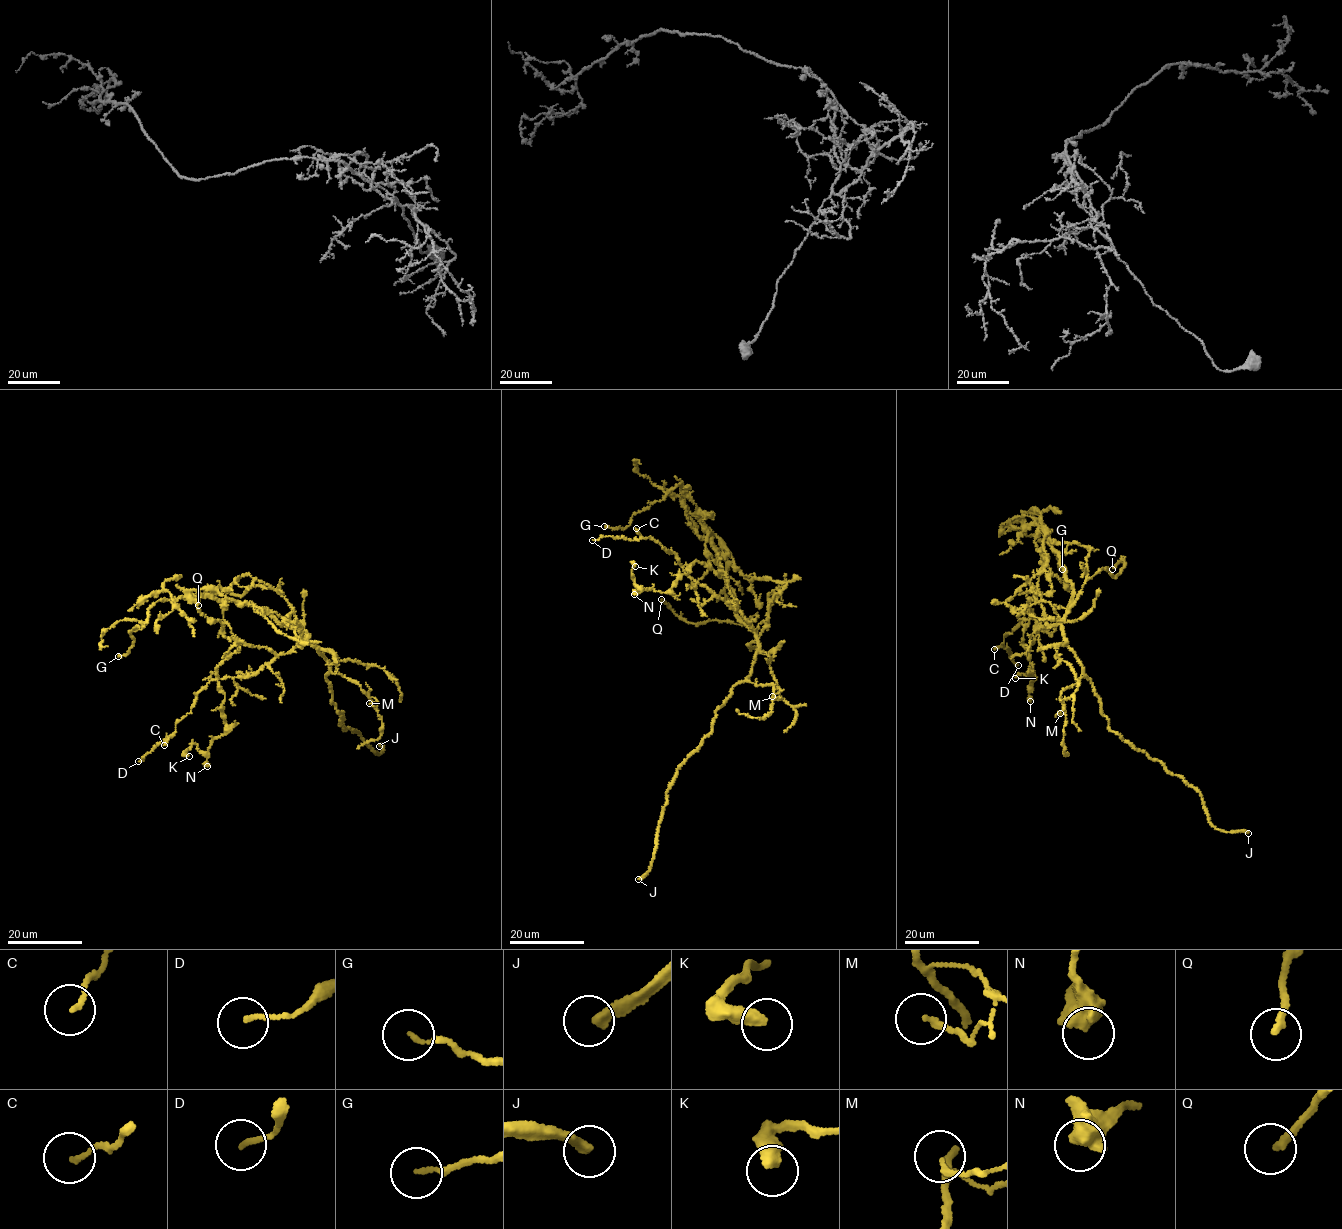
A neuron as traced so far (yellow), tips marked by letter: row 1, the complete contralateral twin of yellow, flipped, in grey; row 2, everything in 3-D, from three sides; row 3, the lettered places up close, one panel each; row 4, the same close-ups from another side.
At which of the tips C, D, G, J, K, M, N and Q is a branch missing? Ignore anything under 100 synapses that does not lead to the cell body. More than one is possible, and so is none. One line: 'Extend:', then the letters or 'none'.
Extend: J

